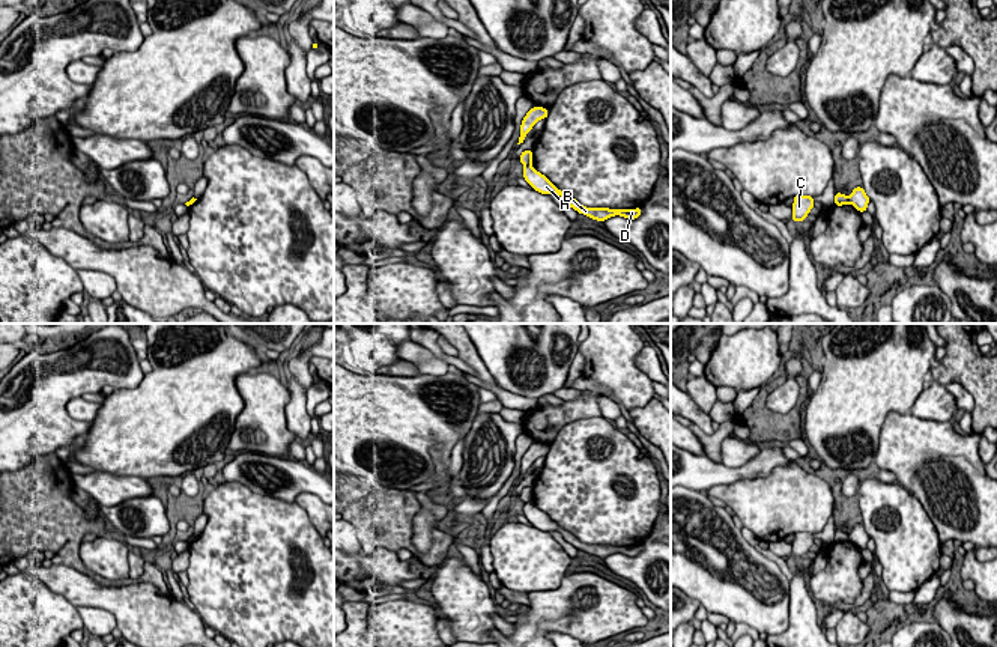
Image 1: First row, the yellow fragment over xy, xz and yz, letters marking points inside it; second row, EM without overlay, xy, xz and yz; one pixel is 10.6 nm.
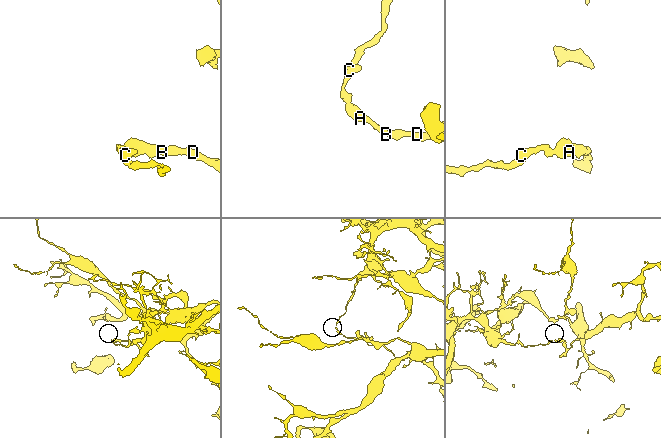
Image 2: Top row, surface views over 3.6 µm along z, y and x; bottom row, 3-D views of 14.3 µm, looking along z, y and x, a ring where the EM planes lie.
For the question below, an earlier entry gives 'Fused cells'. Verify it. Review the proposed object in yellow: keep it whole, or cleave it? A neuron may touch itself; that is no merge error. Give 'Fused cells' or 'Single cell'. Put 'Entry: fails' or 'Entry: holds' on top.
Entry: holds
Fused cells

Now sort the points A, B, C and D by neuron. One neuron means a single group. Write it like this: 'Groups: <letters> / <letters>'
Groups: A B D / C

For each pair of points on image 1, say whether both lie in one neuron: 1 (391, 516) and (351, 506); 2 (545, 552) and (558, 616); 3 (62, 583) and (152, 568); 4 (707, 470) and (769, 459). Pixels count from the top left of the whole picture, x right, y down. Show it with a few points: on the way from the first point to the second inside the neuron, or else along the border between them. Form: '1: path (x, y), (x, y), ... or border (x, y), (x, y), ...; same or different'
1: path (381, 516), (372, 516), (361, 510); same
2: border (564, 574), (557, 587), (531, 590), (528, 593); different
3: border (140, 581), (148, 581), (163, 595), (170, 596); different
4: path (722, 473), (745, 473), (754, 468); same

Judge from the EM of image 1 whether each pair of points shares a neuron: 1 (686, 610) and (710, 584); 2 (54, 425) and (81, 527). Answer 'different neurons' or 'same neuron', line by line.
1: different neurons
2: different neurons

